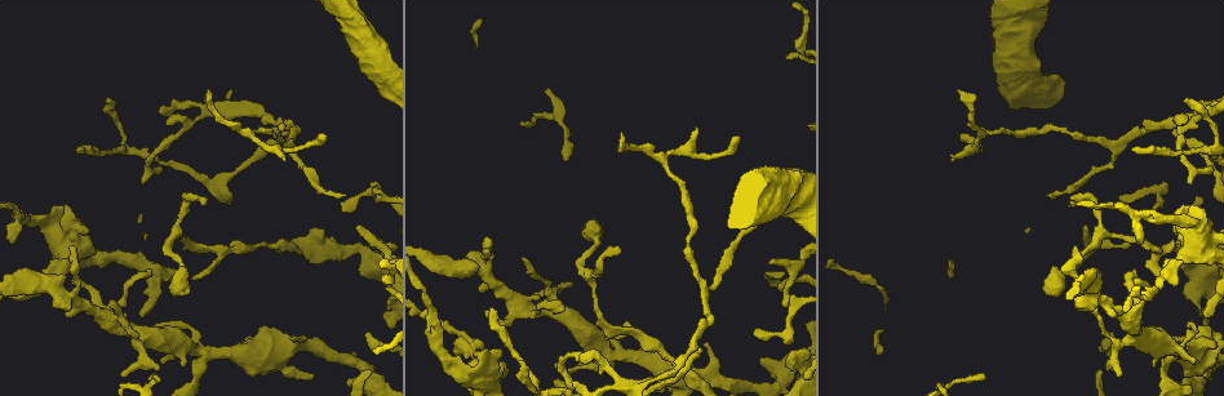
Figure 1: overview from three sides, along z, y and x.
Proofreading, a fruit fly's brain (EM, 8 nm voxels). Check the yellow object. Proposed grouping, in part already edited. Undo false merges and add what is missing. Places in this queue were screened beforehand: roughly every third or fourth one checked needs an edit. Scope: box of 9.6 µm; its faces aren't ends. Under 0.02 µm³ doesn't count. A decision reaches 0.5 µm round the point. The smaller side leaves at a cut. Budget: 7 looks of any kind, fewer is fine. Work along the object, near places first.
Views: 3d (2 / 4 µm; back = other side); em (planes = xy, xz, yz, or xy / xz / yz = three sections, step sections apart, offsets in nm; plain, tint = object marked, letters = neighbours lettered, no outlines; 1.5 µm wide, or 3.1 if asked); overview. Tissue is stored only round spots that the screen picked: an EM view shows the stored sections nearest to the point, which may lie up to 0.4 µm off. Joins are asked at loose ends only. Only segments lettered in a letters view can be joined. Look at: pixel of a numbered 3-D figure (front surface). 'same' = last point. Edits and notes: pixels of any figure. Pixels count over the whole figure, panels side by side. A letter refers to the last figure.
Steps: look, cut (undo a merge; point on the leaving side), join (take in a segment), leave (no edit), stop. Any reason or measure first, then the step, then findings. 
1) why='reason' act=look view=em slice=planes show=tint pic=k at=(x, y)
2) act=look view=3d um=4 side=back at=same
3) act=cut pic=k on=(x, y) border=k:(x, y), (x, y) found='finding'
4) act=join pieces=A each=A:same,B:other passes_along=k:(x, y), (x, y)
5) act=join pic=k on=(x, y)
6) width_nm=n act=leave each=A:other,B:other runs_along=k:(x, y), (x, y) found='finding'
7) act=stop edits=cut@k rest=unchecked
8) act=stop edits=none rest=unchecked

why='free end' act=look view=em slice=planes show=letters pic=1 at=(953, 159)

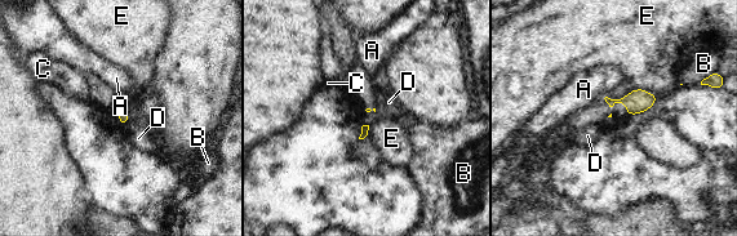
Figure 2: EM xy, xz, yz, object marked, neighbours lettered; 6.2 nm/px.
act=leave each=A:other,B:other,C:other,D:other,E:other border=2:(634, 88), (648, 90), (657, 99) found='none of them fits'

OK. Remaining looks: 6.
act=look view=3d um=2 pic=1 at=(202, 204)

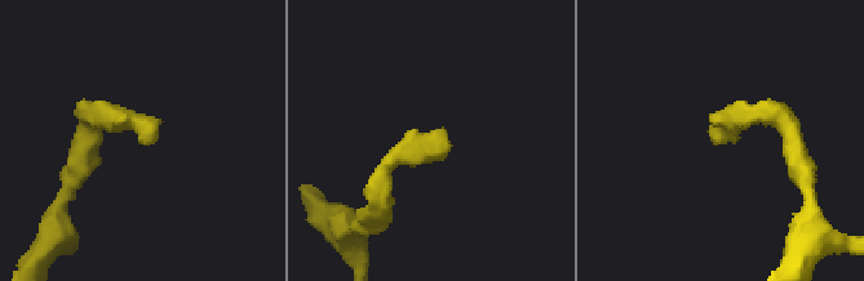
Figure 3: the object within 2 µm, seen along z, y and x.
act=look view=em slice=planes show=letters pic=3 at=(145, 143)

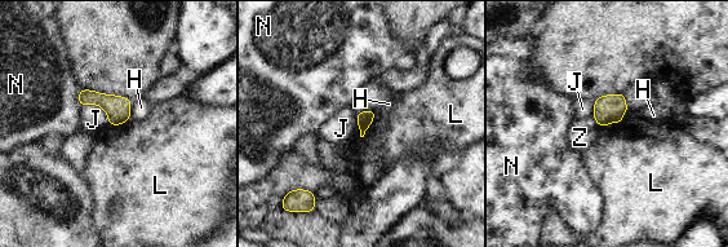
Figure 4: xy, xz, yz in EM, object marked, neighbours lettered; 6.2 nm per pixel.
width_nm=100 act=leave each=H:other,J:other,L:other,N:other,Z:other border=4:(376, 113), (369, 128), (362, 137) found='none of them fits'

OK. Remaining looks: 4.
why='an open end' act=look view=3d um=2 pic=1 at=(13, 243)

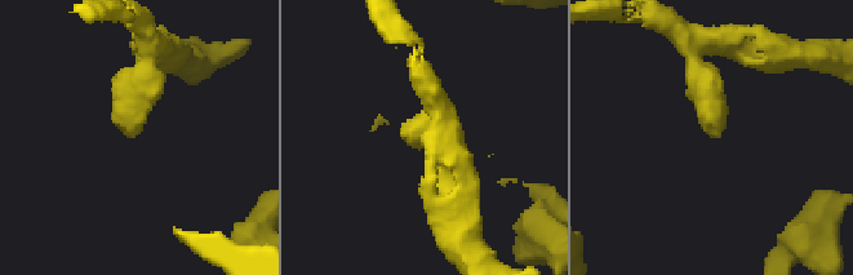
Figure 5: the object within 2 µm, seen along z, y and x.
why='shape alone is not enough' act=look view=em slice=xz step=8 show=tint pic=5 at=(133, 135)

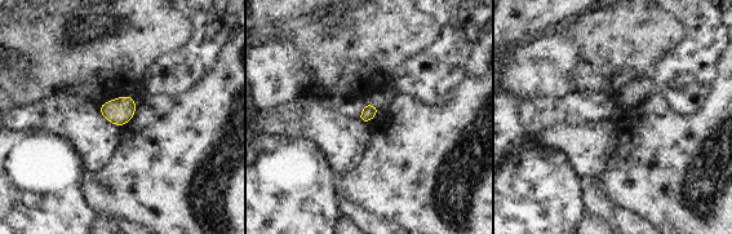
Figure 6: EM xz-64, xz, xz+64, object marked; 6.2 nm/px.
why='another direction' act=look view=em slice=planes show=letters at=same

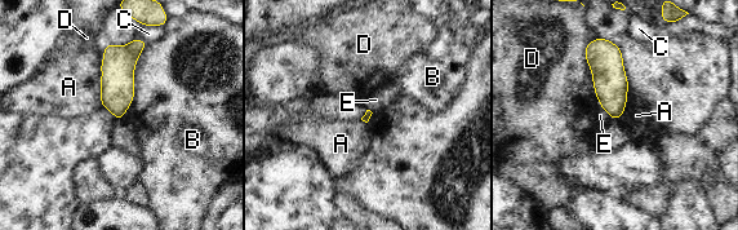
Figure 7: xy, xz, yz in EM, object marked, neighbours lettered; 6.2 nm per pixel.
longest_contact=A:170nm act=leave each=A:other,B:other,C:other,D:other,E:other border=7:(601, 107), (610, 118) found='no lettered segment goes on from it'

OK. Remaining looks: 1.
act=stop edits=none rest=unchecked

